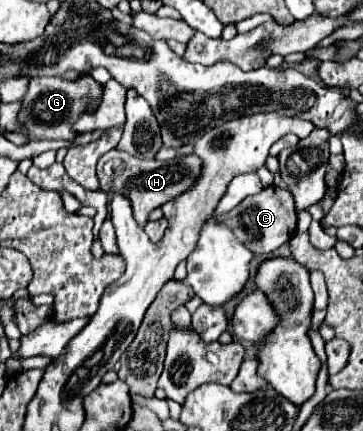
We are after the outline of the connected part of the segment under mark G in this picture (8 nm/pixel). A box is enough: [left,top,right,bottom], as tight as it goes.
[19,74,103,140]

